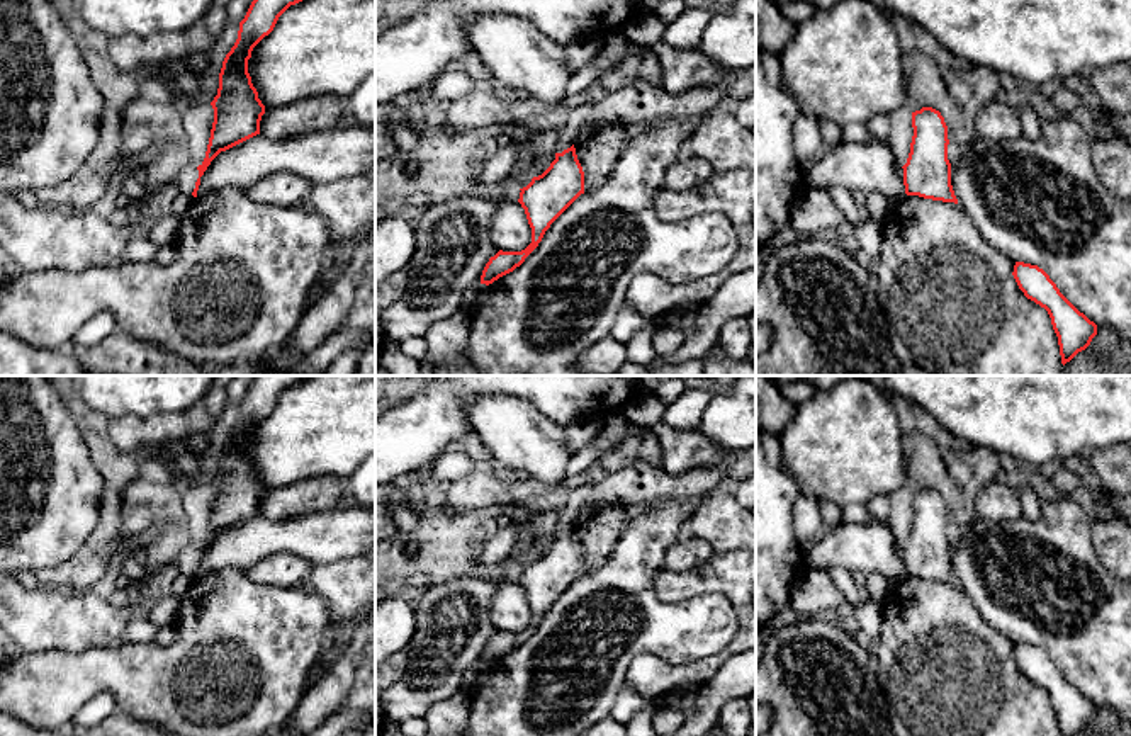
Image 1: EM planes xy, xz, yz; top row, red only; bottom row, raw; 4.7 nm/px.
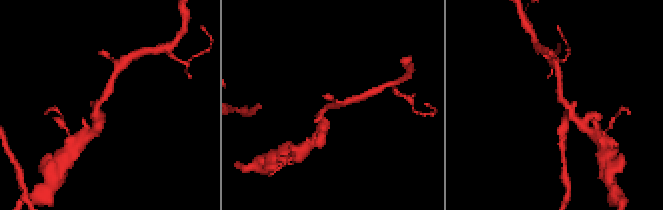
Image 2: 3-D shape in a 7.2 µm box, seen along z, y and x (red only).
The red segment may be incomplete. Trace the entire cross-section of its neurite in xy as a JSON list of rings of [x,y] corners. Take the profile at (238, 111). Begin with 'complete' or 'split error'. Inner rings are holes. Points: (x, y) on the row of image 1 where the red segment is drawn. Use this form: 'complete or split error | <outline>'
complete | [[[253,0],[239,22],[238,39],[222,61],[217,95],[211,102],[214,122],[205,158],[197,167],[199,178],[192,192],[194,197],[197,197],[200,177],[221,151],[260,134],[265,105],[251,83],[248,59],[253,48],[273,31],[279,17],[299,2],[302,0]]]

